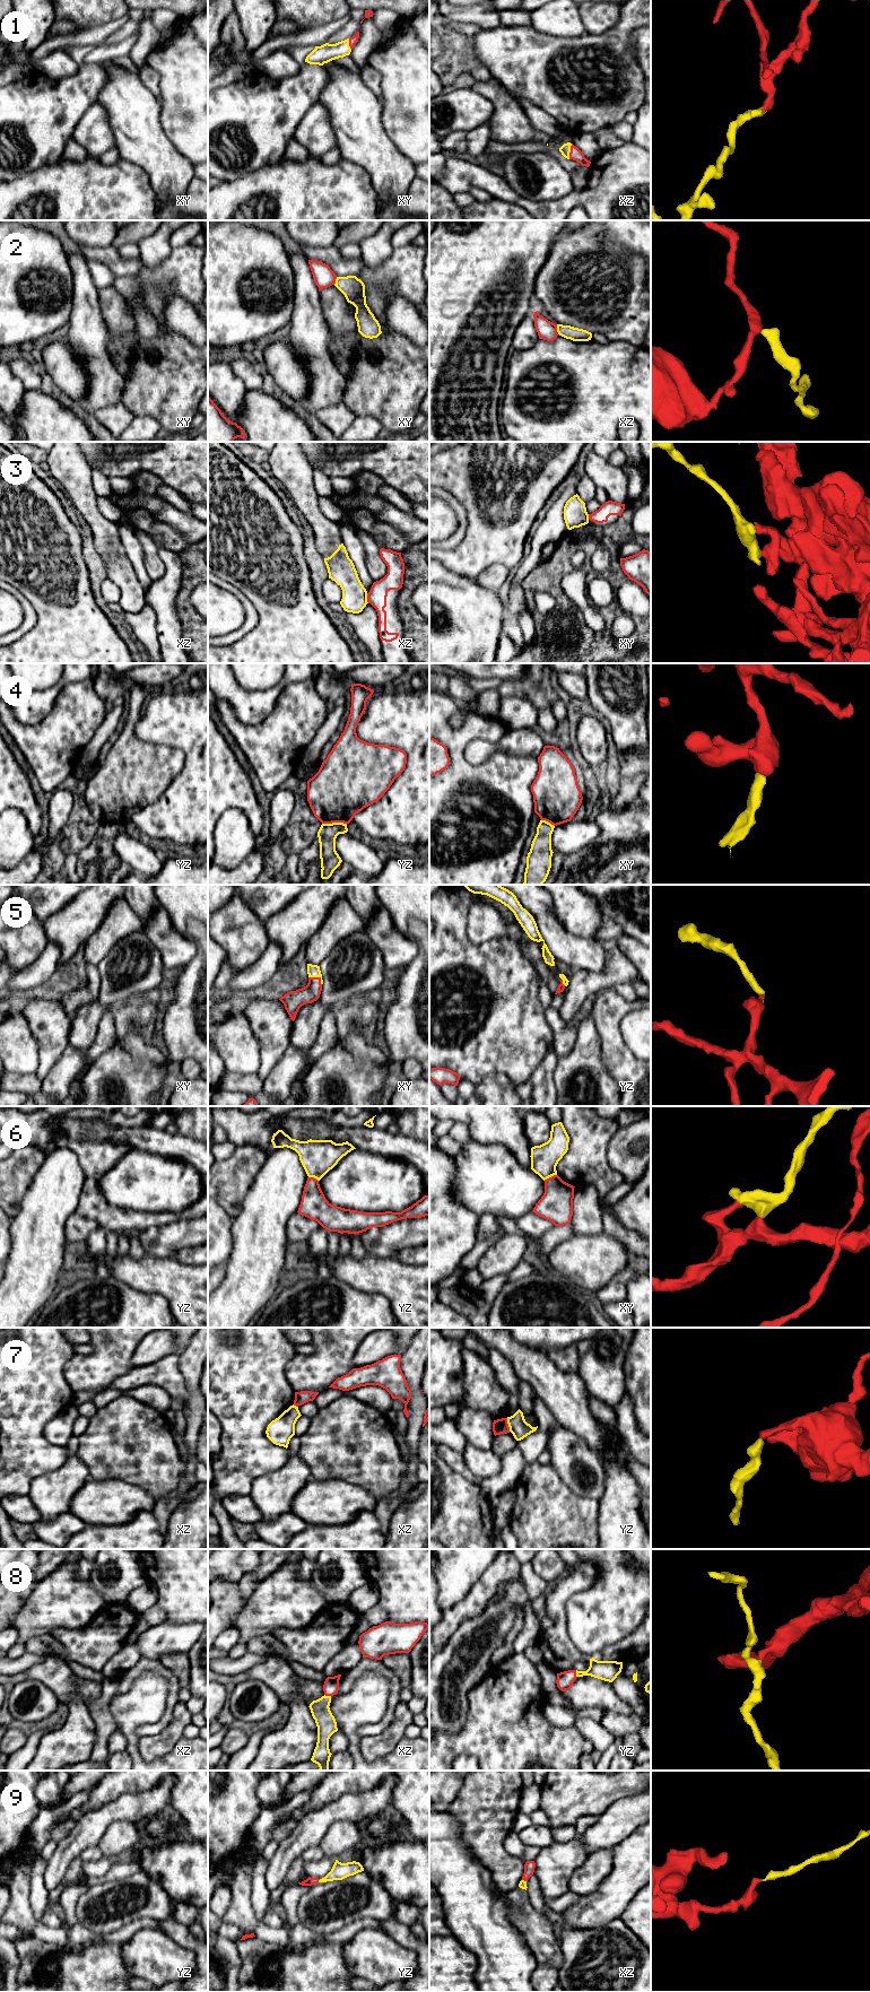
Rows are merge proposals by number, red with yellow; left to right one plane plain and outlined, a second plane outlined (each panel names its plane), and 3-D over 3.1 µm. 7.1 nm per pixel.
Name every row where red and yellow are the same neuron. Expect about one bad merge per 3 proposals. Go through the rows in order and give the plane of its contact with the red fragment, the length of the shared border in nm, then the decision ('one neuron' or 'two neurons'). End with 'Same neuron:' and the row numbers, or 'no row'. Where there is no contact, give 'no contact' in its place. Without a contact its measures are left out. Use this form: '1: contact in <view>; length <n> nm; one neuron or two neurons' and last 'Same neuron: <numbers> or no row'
1: contact in xz; length 110 nm; one neuron
2: contact in xz; length 70 nm; two neurons
3: contact in xz; length 70 nm; two neurons
4: contact in yz; length 180 nm; two neurons
5: contact in xy; length 110 nm; one neuron
6: contact in xy; length 100 nm; two neurons
7: contact in yz; length 100 nm; two neurons
8: contact in xz; length 50 nm; one neuron
9: contact in yz; length 30 nm; one neuron
Same neuron: 1, 5, 8, 9

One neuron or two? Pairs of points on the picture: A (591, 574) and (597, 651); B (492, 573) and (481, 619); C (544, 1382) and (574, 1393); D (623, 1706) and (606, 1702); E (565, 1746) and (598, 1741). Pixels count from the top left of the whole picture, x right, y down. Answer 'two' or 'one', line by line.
A: one
B: two
C: one
D: one
E: two

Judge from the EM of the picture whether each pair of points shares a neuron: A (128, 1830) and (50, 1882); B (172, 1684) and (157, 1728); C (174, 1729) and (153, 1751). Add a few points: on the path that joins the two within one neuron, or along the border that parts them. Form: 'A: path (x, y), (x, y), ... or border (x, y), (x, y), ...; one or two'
A: border (112, 1823), (96, 1845); two
B: path (172, 1695), (166, 1716); one
C: path (167, 1731), (164, 1732), (164, 1740), (159, 1745); one

